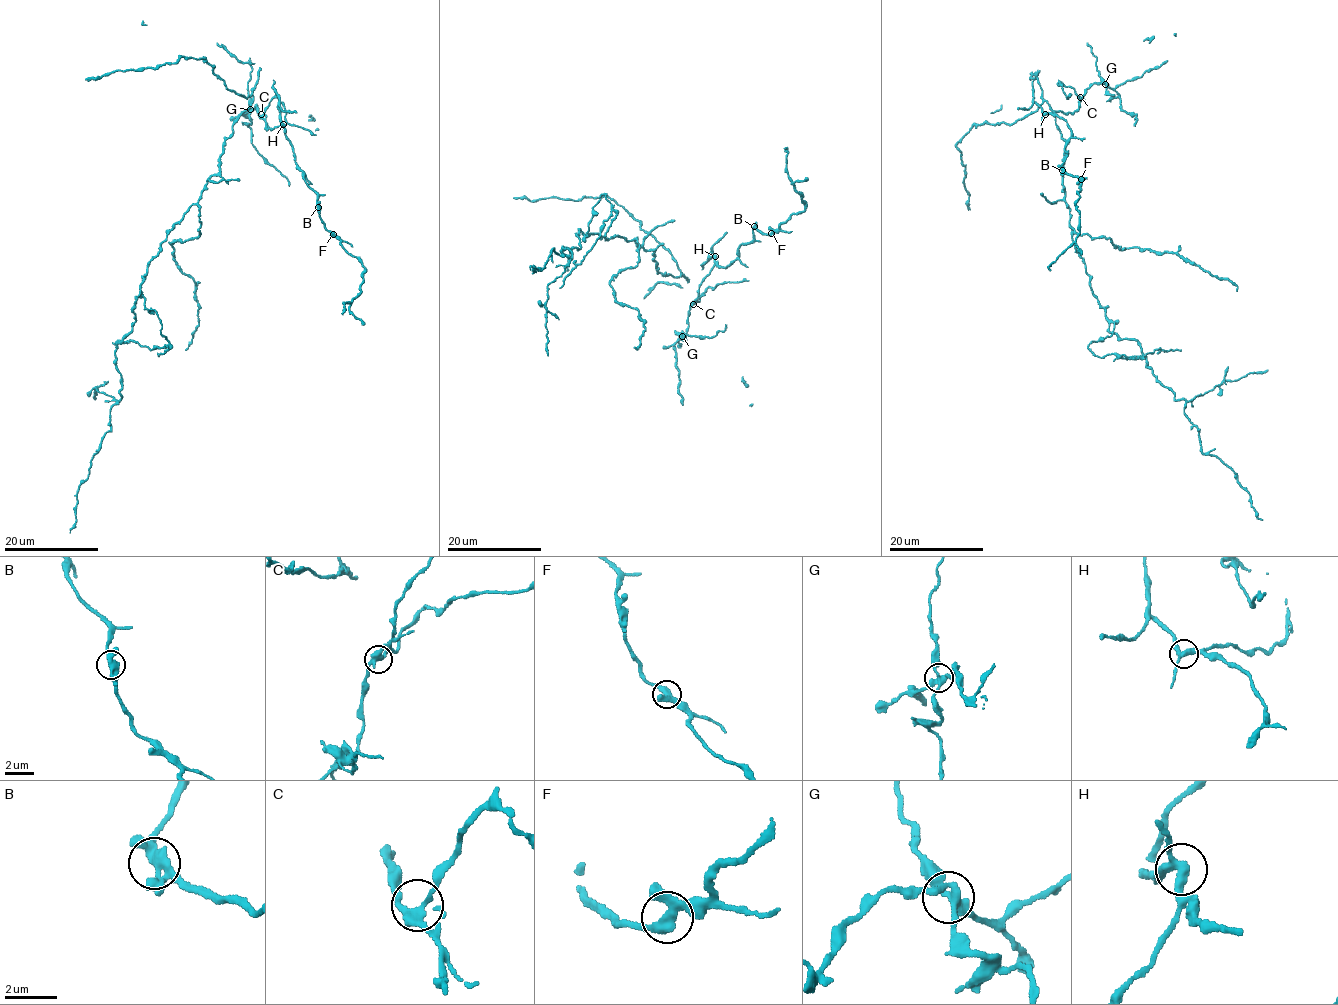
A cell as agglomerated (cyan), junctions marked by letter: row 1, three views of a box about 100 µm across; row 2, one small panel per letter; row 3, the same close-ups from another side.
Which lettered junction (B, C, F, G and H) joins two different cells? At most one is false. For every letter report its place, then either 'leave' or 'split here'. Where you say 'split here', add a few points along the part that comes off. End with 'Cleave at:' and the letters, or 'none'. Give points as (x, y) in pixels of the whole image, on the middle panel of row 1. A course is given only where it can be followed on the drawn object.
B: at (754, 226); leave
C: at (693, 304); leave
F: at (771, 233); leave
G: at (682, 336); split here
H: at (715, 256); leave
Cleave at: G

